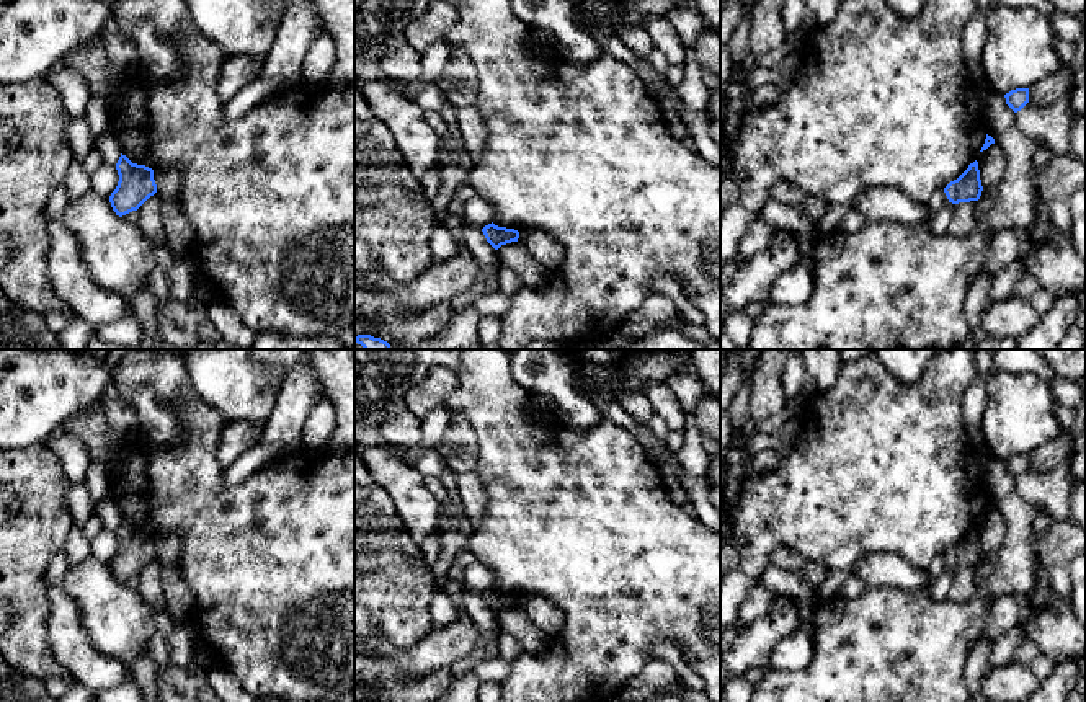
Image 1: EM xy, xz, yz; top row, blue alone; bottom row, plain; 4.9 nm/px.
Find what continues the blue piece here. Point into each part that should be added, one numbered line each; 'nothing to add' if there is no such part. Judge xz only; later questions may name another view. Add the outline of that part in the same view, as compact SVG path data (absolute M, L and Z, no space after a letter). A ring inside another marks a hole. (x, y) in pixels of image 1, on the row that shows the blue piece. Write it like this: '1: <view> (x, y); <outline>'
nothing to add

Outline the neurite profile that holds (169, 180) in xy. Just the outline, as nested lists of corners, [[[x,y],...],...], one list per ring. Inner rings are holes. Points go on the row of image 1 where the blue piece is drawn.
[[[178,167],[154,170],[157,193],[163,201],[176,201],[183,184],[183,175]]]

